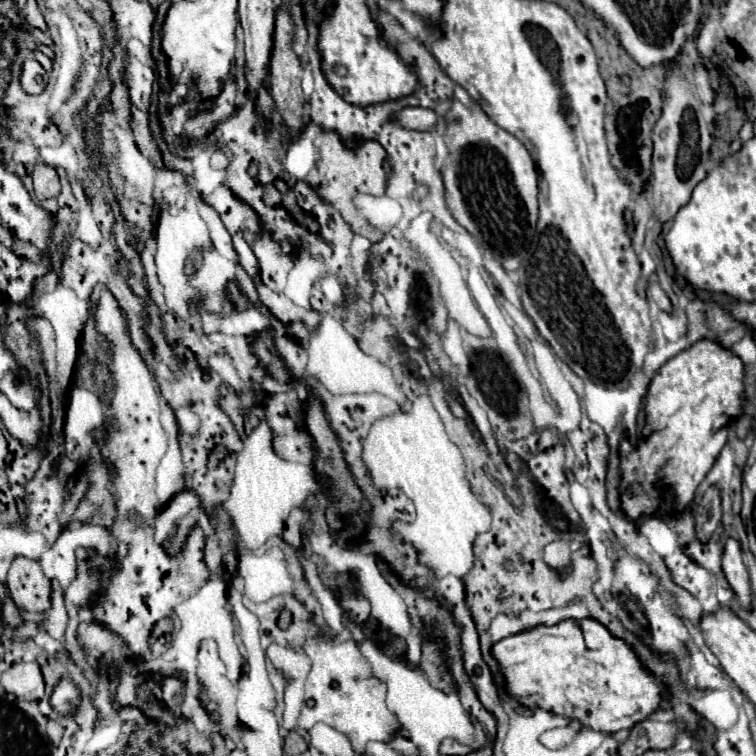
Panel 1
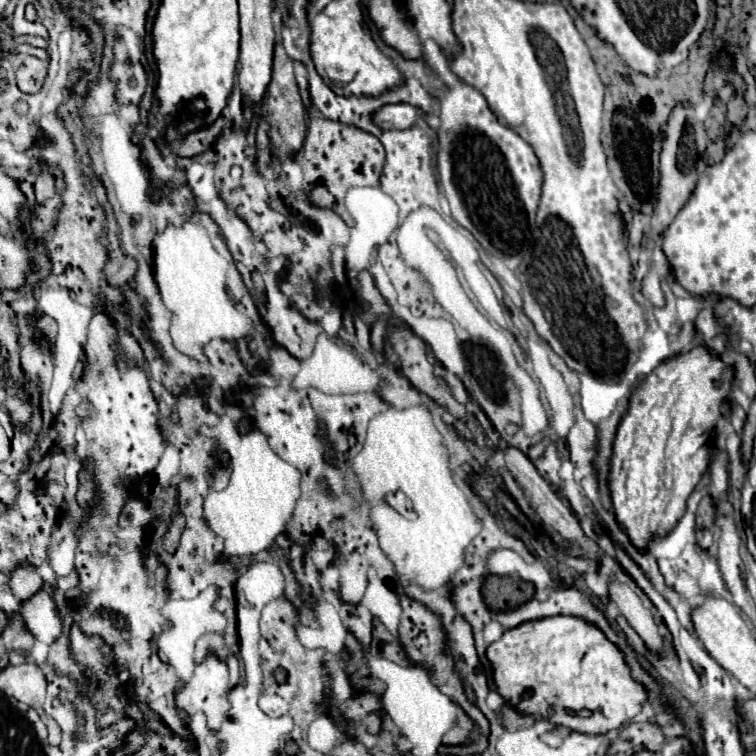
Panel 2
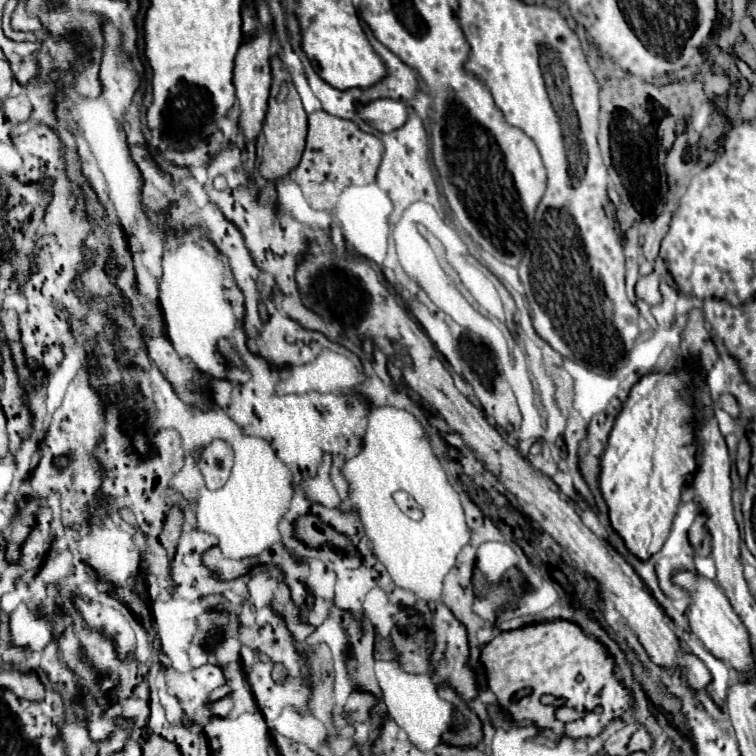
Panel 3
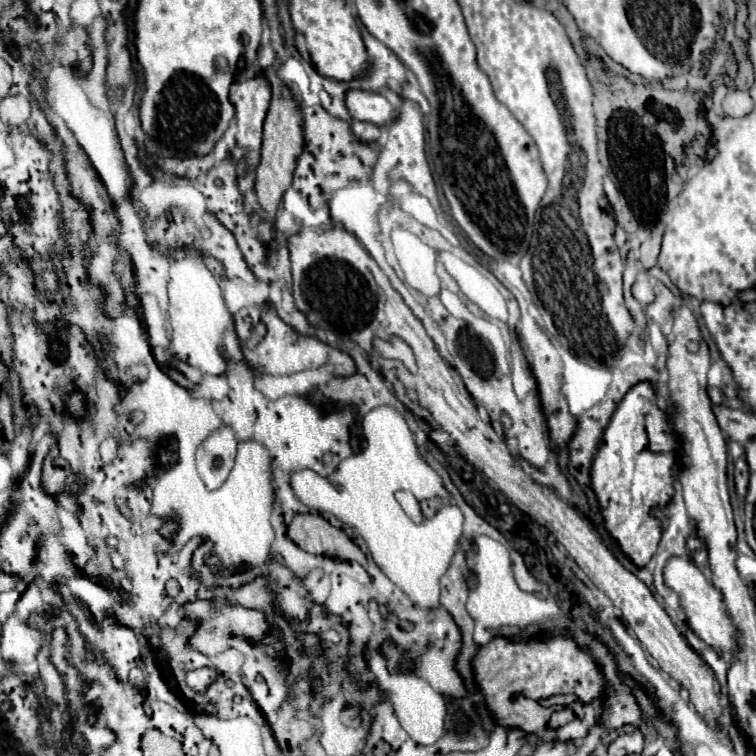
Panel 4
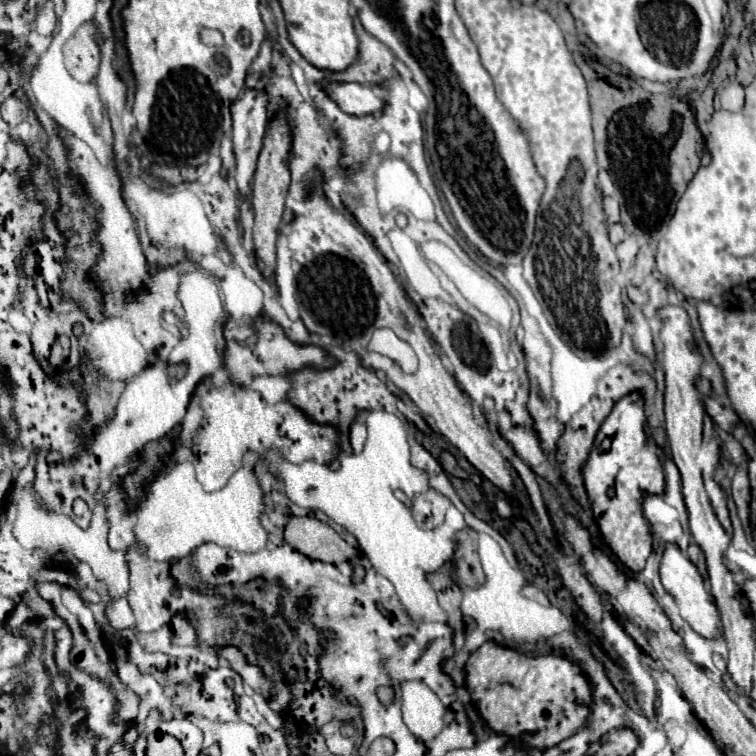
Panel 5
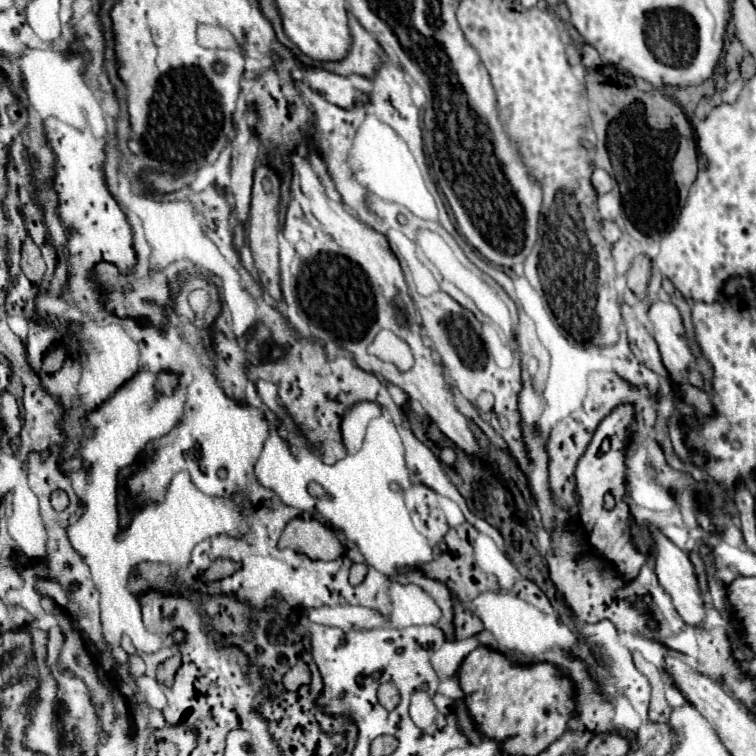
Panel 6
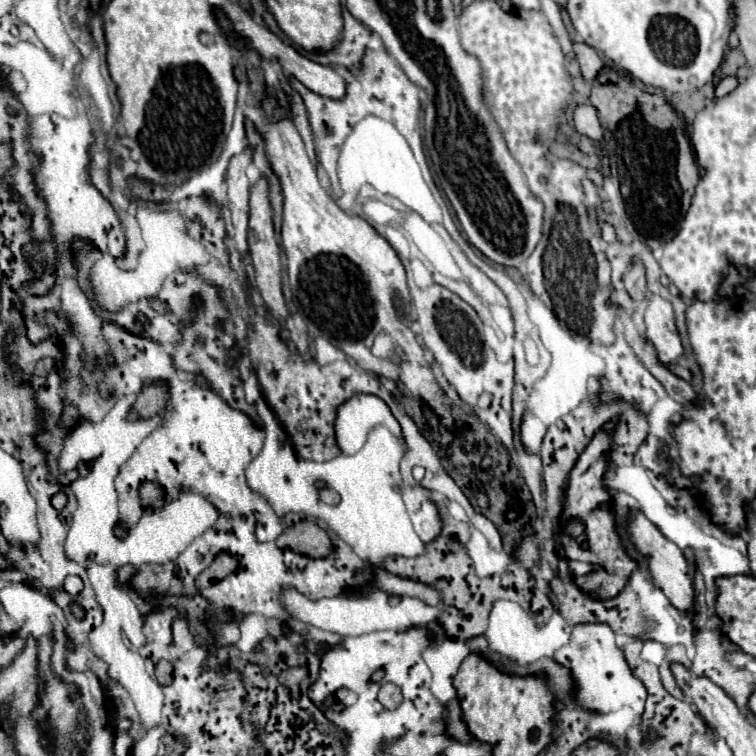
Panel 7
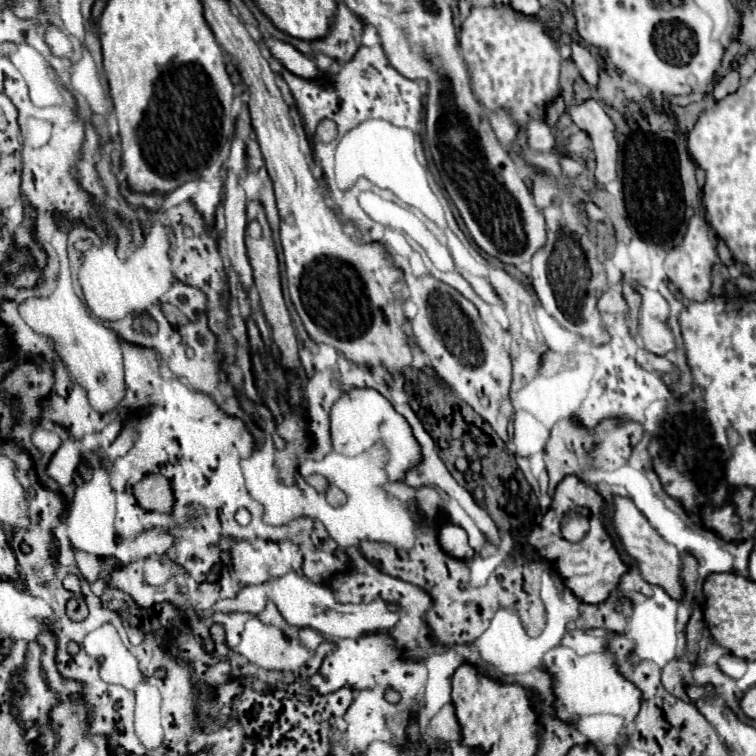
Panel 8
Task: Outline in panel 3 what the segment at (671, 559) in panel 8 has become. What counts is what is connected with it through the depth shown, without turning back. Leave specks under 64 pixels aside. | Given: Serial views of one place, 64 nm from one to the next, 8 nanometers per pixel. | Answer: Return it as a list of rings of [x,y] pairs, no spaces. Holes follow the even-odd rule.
[[[692,570],[674,572],[672,582],[690,596],[690,604],[688,604],[690,630],[704,642],[704,646],[716,658],[720,658],[720,660],[728,662],[730,666],[734,666],[734,670],[740,672],[740,676],[752,678],[754,676],[754,652],[752,652],[748,632],[746,632],[744,624],[740,622],[740,618],[736,616],[736,612],[732,610],[732,606],[728,604],[728,598],[718,588],[718,584],[704,578],[704,576],[700,576],[698,572],[692,572]]]

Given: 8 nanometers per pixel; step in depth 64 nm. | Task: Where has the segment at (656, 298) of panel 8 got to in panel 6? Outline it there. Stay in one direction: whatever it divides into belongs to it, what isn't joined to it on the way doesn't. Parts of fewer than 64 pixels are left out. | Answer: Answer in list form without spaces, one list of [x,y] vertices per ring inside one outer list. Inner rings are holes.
[[[658,300],[650,306],[648,318],[652,322],[652,336],[662,354],[662,362],[670,372],[670,380],[674,384],[686,382],[686,370],[688,364],[694,362],[694,356],[686,344],[678,308],[672,302]]]

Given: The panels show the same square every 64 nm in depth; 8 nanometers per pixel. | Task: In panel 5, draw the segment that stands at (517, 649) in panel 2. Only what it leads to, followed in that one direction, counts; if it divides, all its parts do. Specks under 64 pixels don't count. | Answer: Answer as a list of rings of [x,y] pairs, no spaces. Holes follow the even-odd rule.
[[[488,640],[470,654],[464,672],[466,672],[466,688],[470,692],[470,698],[476,704],[478,714],[482,716],[486,726],[494,732],[500,732],[524,744],[524,748],[528,750],[532,750],[534,746],[538,750],[556,746],[564,738],[572,736],[584,724],[590,712],[590,702],[592,702],[590,684],[586,676],[582,676],[580,668],[574,662],[570,662],[566,656],[550,654],[550,656],[532,658],[510,648],[500,648],[498,644]]]

